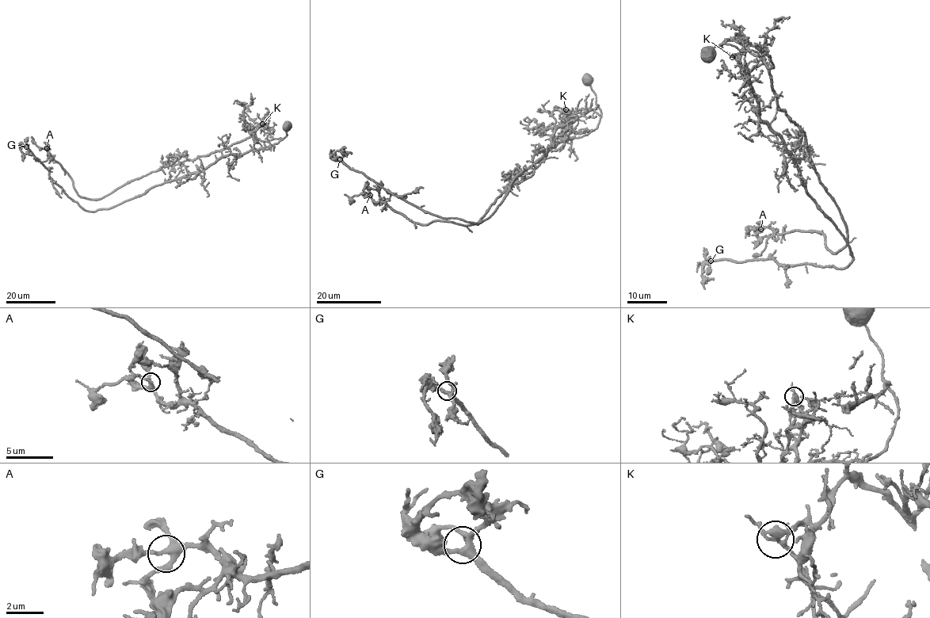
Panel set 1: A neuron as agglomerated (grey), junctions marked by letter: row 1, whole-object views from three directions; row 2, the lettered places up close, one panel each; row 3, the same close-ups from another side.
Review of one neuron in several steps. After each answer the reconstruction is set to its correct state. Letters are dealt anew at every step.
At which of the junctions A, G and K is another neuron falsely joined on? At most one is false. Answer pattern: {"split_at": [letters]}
{"split_at": ["K"]}

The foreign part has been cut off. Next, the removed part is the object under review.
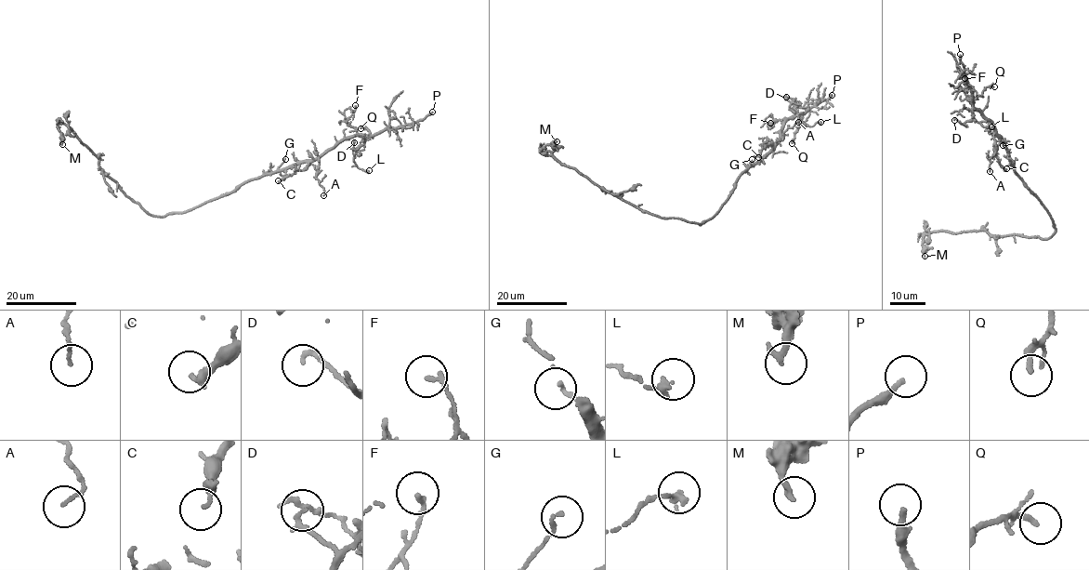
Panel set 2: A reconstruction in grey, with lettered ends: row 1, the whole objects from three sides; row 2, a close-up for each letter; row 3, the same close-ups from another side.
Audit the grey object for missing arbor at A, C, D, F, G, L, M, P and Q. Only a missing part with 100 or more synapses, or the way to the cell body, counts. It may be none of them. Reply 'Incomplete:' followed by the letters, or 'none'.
Incomplete: P

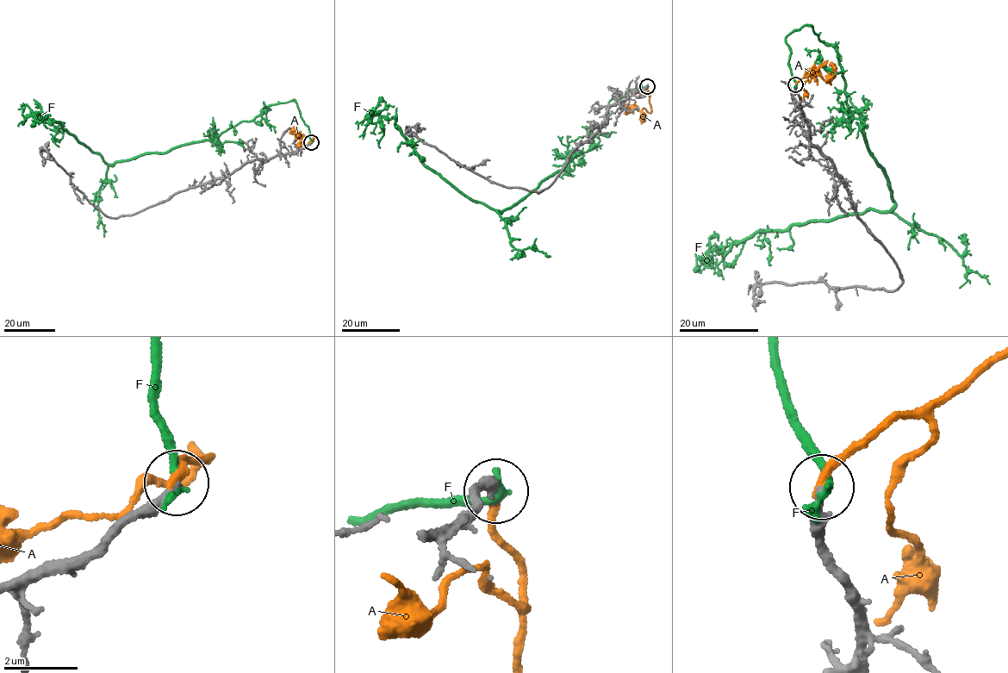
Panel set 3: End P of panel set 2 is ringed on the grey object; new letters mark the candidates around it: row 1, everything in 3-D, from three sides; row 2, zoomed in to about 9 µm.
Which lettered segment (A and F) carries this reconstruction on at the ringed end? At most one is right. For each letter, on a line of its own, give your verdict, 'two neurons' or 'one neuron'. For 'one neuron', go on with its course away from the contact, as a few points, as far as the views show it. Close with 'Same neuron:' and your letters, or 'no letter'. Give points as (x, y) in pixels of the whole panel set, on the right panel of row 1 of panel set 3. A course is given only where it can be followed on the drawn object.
A: two neurons
F: two neurons
Same neuron: no letter

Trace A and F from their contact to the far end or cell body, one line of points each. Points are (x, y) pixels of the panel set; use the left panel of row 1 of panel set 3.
A: (310, 143), (314, 137), (310, 135), (301, 140), (295, 130), (295, 137)
F: (310, 143), (294, 99), (215, 138), (110, 164), (59, 122), (37, 114), (25, 118), (24, 106)

